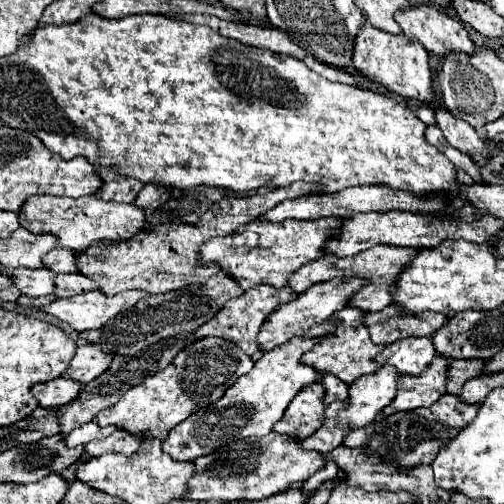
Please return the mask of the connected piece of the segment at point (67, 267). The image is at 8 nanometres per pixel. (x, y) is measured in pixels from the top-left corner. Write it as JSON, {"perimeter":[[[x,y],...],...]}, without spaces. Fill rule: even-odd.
{"perimeter":[[[53,248],[43,256],[43,266],[55,274],[77,274],[75,270],[75,252]]]}

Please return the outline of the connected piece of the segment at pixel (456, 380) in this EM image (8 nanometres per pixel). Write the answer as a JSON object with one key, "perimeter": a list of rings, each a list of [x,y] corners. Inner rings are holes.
{"perimeter":[[[451,360],[447,368],[447,394],[457,394],[469,378],[479,376],[483,360]]]}

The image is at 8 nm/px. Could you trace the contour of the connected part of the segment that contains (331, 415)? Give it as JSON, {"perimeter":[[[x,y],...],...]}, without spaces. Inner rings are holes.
{"perimeter":[[[335,402],[325,408],[325,418],[323,418],[323,424],[319,426],[319,430],[313,436],[301,440],[303,450],[317,450],[321,454],[327,454],[333,448],[341,446],[341,440],[345,434],[343,434],[343,430],[335,430],[335,414],[337,414],[339,406],[343,406],[343,402]]]}

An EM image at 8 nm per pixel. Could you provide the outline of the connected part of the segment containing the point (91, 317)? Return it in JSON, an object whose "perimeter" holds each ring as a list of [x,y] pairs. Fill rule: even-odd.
{"perimeter":[[[91,290],[79,296],[53,300],[51,304],[41,306],[39,310],[71,324],[75,330],[81,332],[81,330],[101,328],[107,320],[115,318],[119,312],[135,306],[135,302],[143,296],[147,294],[139,290],[119,292],[115,296],[105,296],[105,294],[99,294],[97,290]]]}

